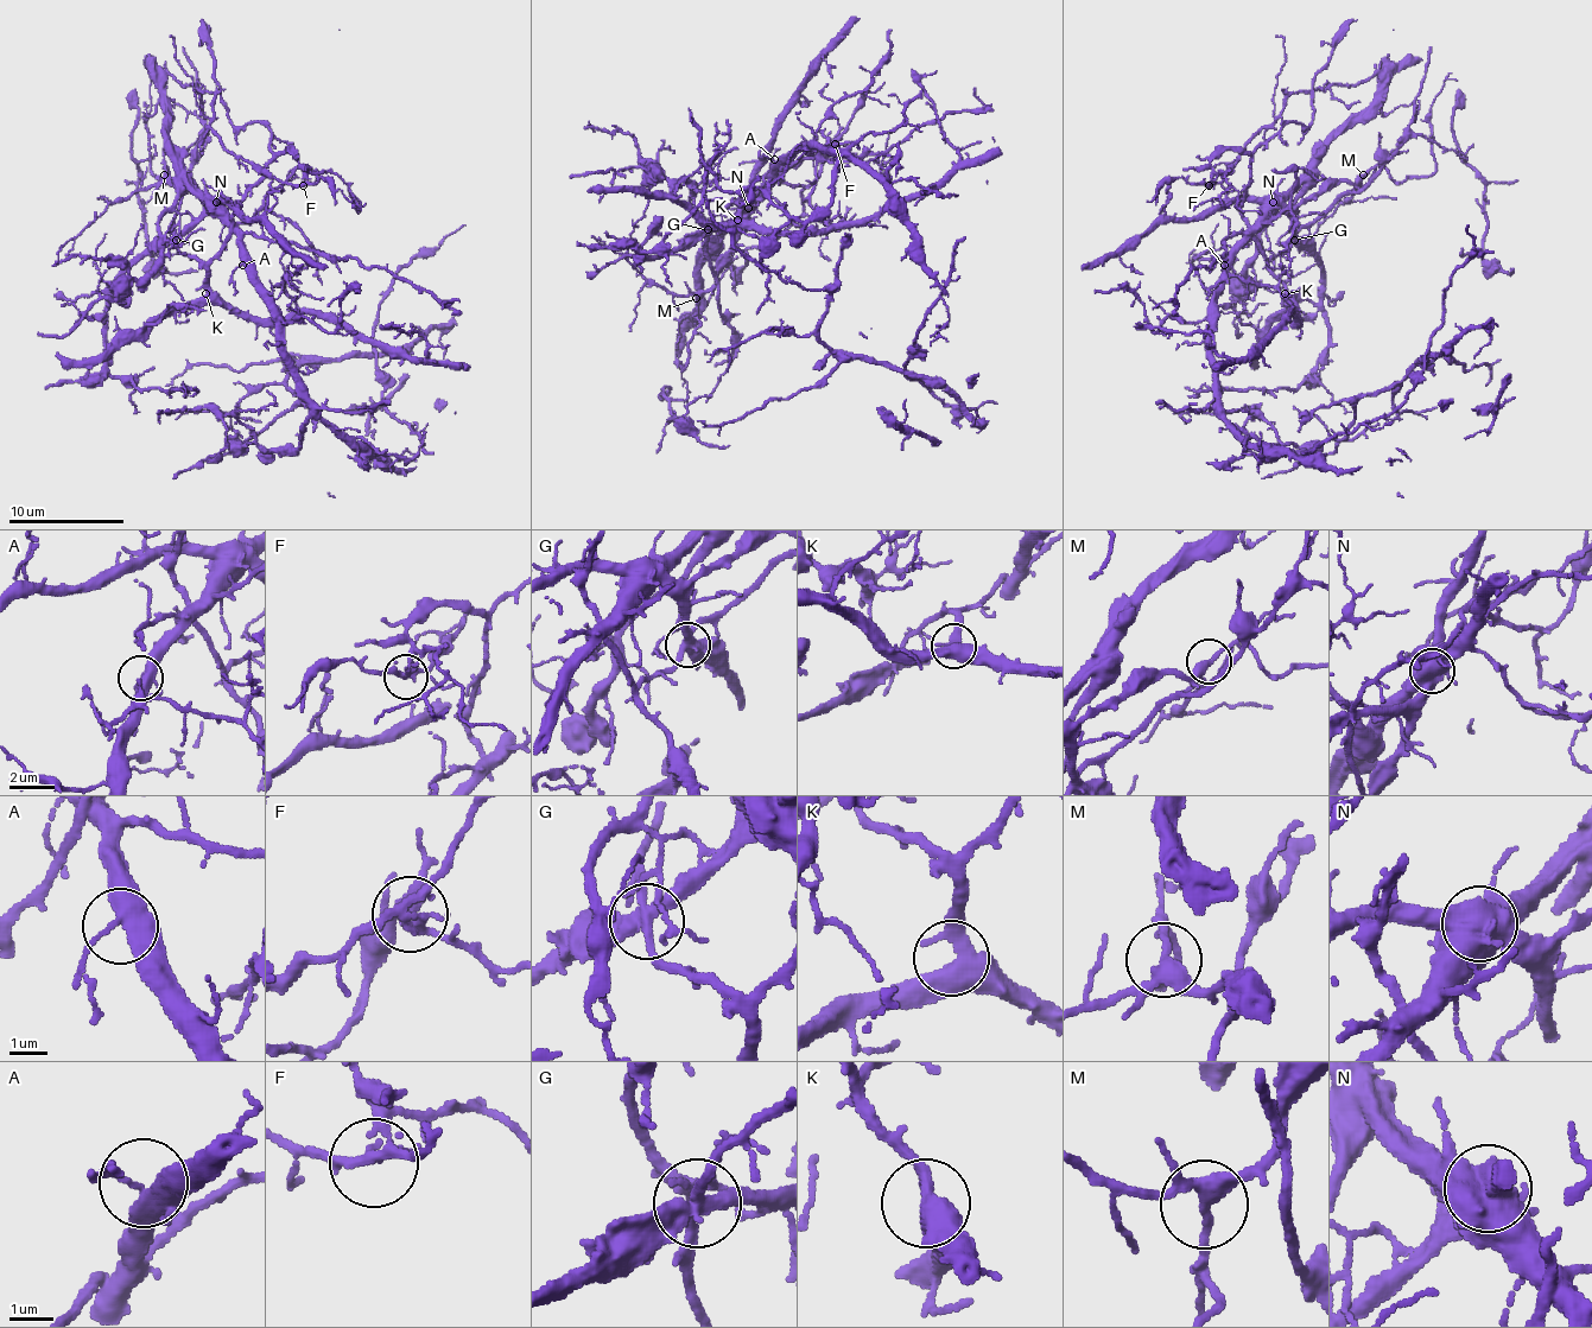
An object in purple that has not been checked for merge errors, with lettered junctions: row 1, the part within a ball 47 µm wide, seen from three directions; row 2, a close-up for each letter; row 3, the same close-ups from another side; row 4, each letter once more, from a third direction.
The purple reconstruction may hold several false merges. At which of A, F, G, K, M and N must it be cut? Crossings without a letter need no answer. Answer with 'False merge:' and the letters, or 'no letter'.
False merge: F, G, N

